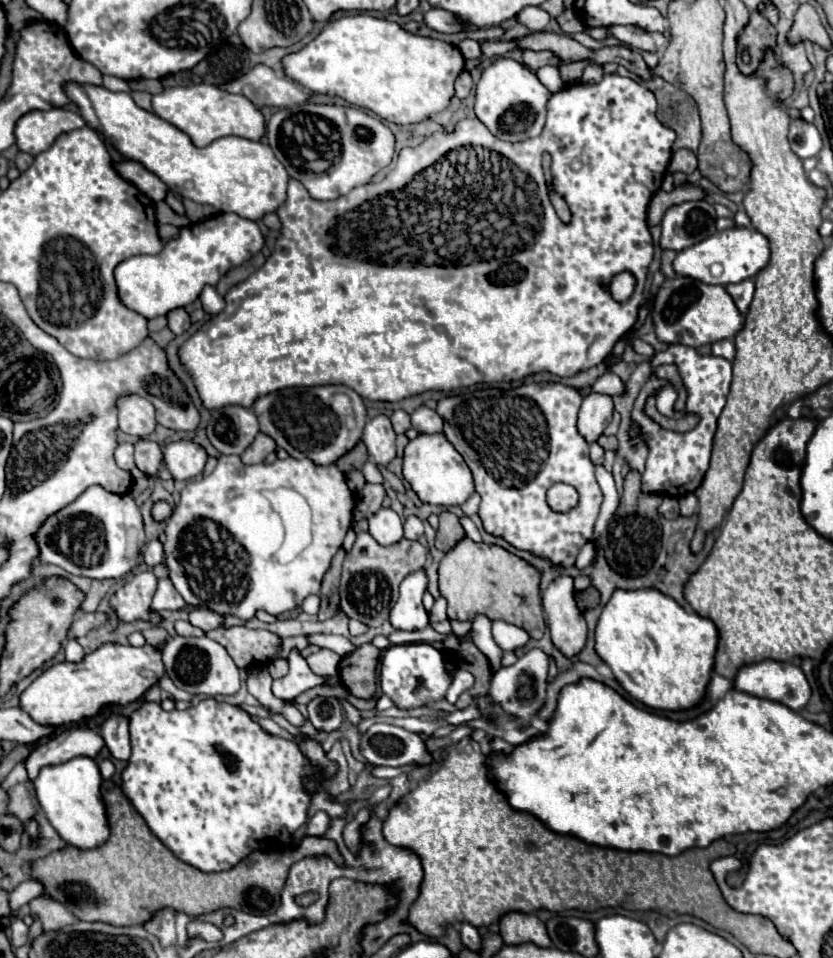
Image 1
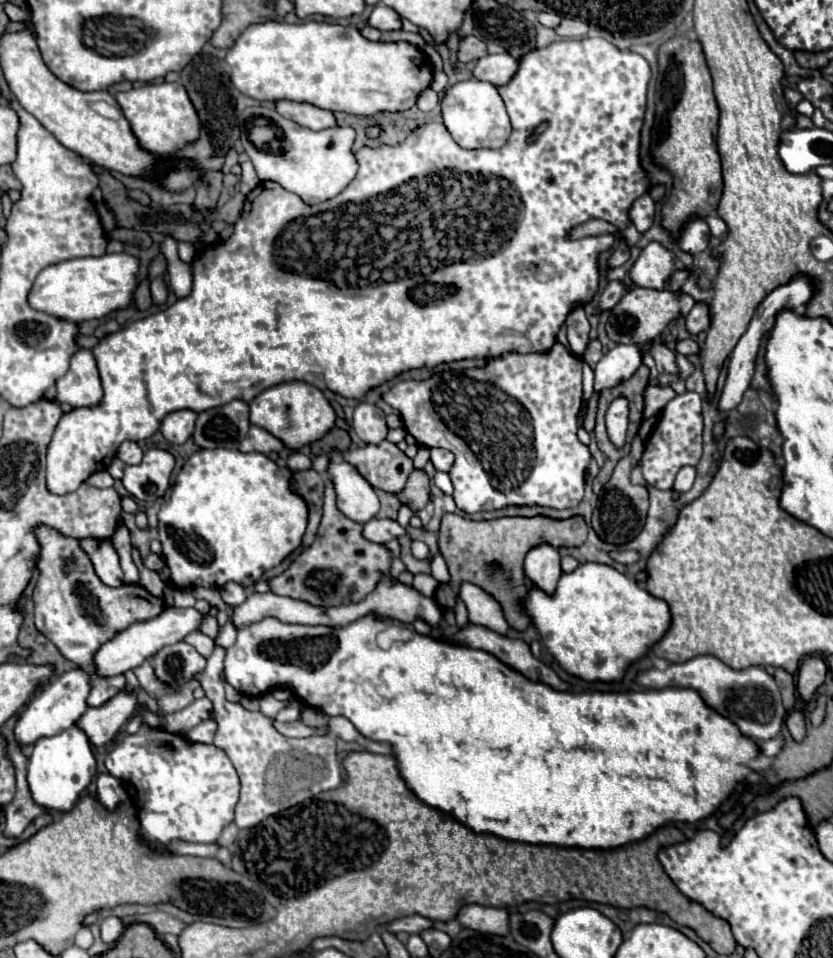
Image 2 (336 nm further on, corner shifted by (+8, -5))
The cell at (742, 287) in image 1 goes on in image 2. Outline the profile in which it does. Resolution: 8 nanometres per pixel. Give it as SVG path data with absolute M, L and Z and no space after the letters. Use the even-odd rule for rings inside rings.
M700 301L692 307L692 311L686 317L686 329L694 335L710 329L710 305Z

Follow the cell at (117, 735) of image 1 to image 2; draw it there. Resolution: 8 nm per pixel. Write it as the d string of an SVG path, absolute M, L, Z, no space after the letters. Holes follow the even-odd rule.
M38 527L36 529L38 539L40 539L40 561L38 561L38 585L36 585L36 593L34 593L34 621L36 621L36 629L46 635L58 649L60 653L68 659L78 663L78 667L86 669L92 675L92 691L88 697L88 705L90 707L98 707L104 705L106 701L110 701L110 697L114 697L114 693L120 693L126 685L126 679L122 675L118 677L96 677L94 675L94 667L92 667L92 655L96 653L96 649L106 643L108 639L114 637L114 633L126 629L128 625L136 623L136 621L146 621L152 619L156 615L160 615L164 611L164 597L154 597L148 591L116 591L114 587L104 585L98 575L92 569L90 559L86 557L86 553L80 549L78 539L72 537L64 537L54 529L48 527Z

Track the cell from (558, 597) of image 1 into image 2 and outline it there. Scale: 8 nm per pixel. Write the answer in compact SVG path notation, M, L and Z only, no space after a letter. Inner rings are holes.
M538 545L534 547L524 561L526 579L532 587L542 589L544 593L554 593L562 569L560 569L560 553L552 545Z

